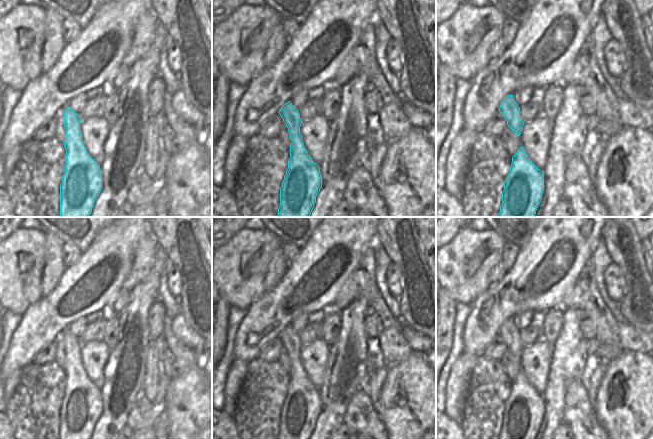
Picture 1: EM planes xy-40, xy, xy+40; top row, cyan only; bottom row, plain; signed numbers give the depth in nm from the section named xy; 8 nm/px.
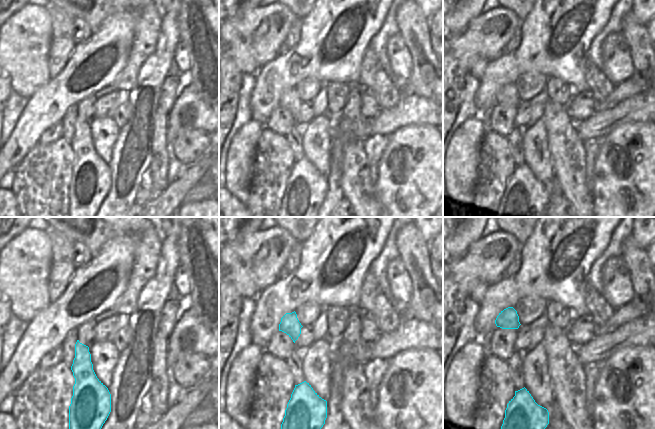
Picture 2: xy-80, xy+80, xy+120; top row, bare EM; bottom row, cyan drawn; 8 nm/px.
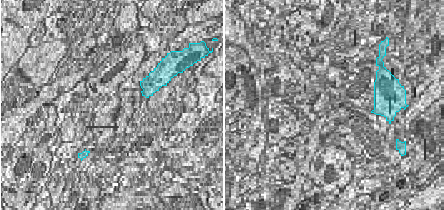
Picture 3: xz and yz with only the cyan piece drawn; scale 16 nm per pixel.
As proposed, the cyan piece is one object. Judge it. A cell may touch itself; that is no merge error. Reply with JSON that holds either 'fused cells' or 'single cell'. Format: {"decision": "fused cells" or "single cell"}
{"decision": "fused cells"}

